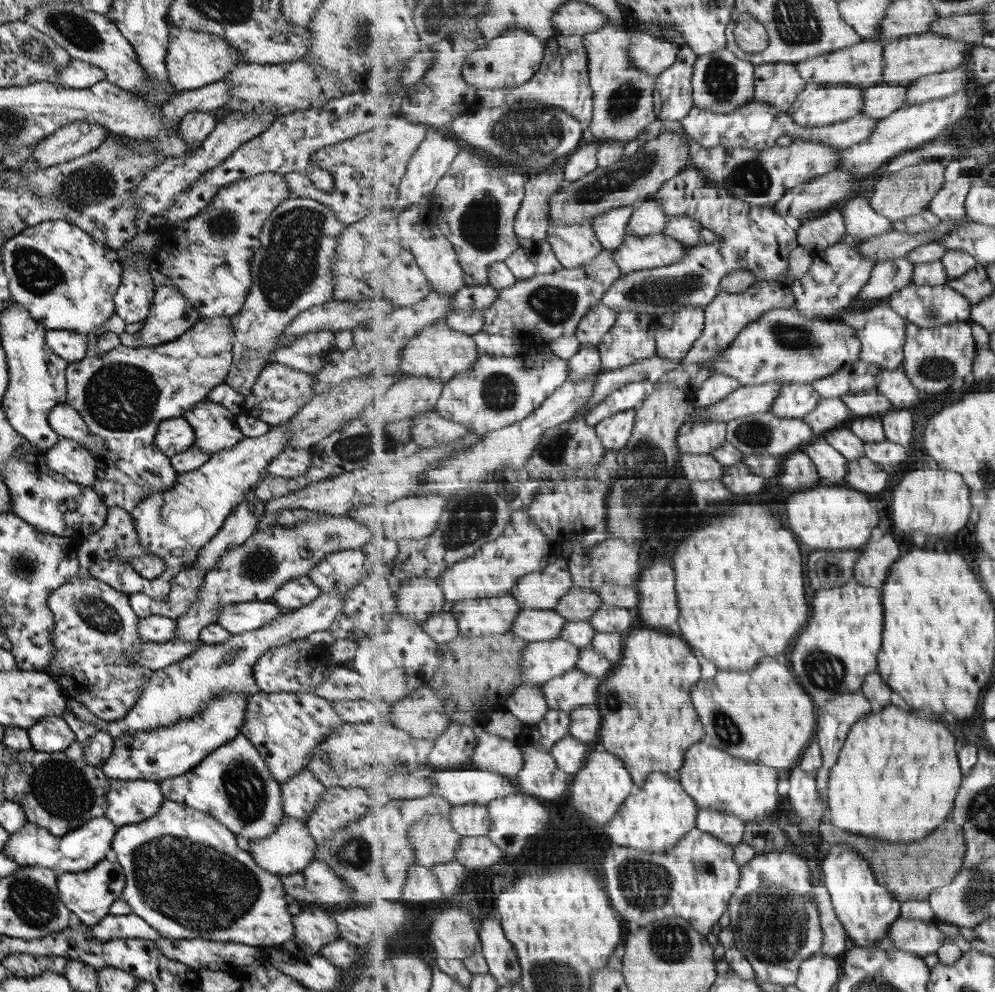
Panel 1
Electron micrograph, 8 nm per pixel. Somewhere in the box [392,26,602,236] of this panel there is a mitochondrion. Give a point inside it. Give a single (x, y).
(529, 133)

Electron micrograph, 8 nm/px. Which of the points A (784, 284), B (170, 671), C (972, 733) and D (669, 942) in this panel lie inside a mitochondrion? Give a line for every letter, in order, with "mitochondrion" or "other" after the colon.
A: other
B: other
C: other
D: mitochondrion

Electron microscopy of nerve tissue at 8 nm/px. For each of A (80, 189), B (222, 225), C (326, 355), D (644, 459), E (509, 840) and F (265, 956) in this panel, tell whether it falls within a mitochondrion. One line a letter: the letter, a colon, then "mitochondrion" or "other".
A: mitochondrion
B: mitochondrion
C: other
D: mitochondrion
E: other
F: other

